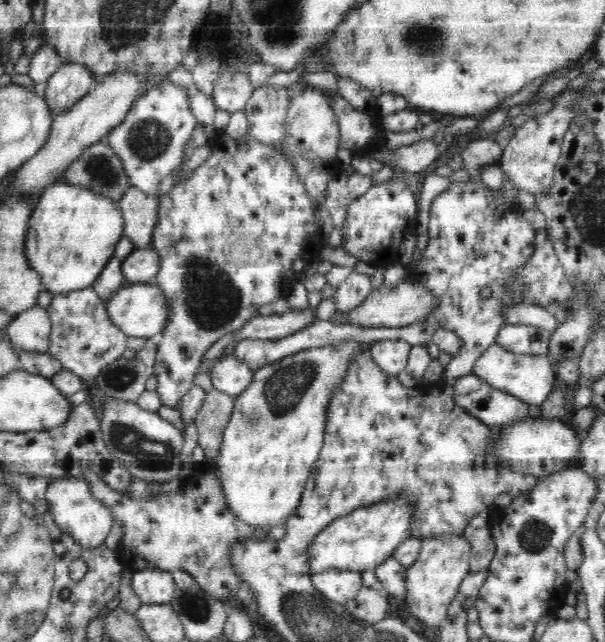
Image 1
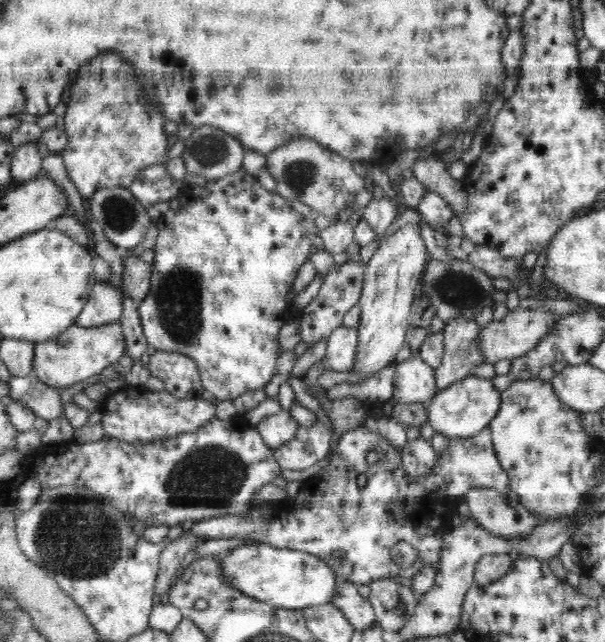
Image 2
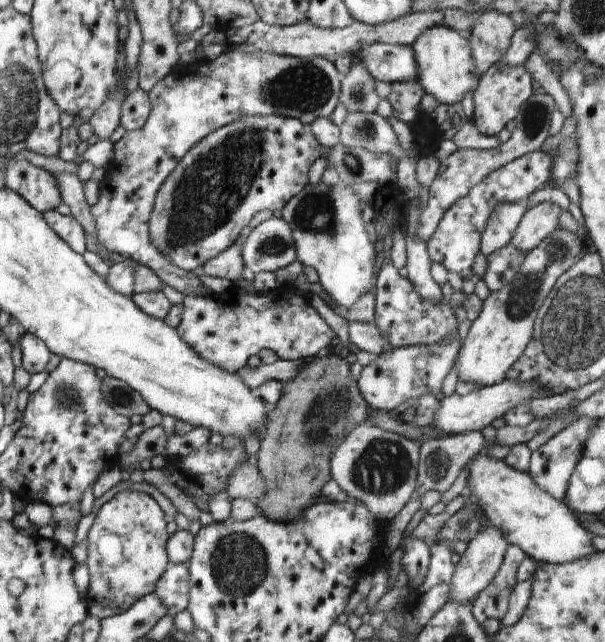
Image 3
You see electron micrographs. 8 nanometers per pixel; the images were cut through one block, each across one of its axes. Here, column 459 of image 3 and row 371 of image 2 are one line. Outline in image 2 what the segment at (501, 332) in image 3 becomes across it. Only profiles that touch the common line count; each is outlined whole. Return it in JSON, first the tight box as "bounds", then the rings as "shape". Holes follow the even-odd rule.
{"bounds":[350,224,431,376],"shape":[[[417,224],[404,227],[379,240],[378,250],[372,256],[363,276],[363,287],[359,306],[360,322],[358,346],[354,354],[354,368],[350,372],[374,376],[386,364],[395,361],[396,354],[406,342],[409,329],[409,314],[416,291],[423,278],[426,264],[431,259]]]}

